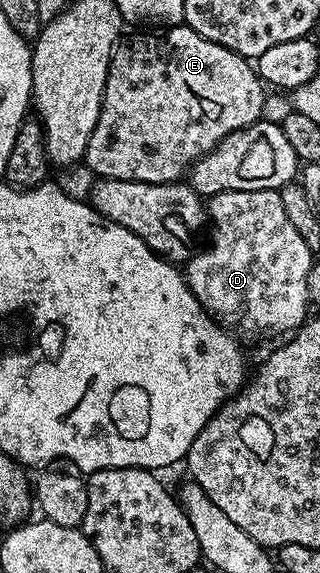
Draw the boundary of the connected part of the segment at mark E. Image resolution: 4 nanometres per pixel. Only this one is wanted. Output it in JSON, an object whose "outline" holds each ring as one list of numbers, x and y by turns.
{"outline":[[168,27,160,35,131,35,111,52,101,113,89,137,85,164,100,179,177,183,189,168,237,129,260,122,265,84,248,60,227,47,217,45,192,27]]}

